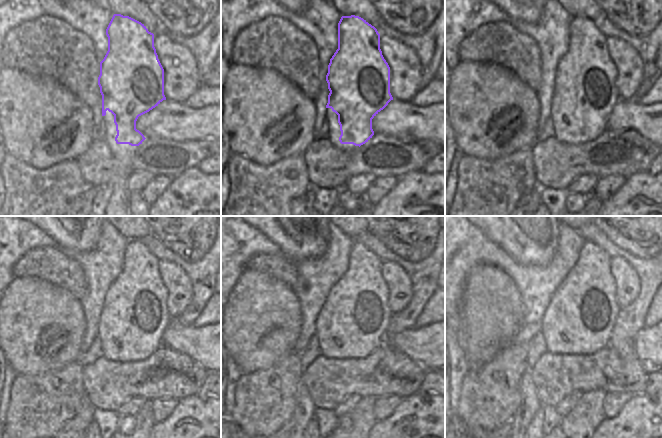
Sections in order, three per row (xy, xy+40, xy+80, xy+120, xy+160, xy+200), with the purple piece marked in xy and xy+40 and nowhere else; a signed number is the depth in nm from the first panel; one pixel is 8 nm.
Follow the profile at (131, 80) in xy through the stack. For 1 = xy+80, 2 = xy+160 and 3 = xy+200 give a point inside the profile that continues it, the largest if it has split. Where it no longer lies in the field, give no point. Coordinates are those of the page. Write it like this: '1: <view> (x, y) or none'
1: xy+80 (584, 92)
2: xy+160 (355, 316)
3: xy+200 (579, 319)

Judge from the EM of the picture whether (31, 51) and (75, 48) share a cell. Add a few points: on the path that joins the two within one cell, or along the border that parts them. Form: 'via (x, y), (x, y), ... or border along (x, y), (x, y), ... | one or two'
via (42, 51), (64, 51) | one

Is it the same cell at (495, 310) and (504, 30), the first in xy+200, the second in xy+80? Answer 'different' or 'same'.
different

